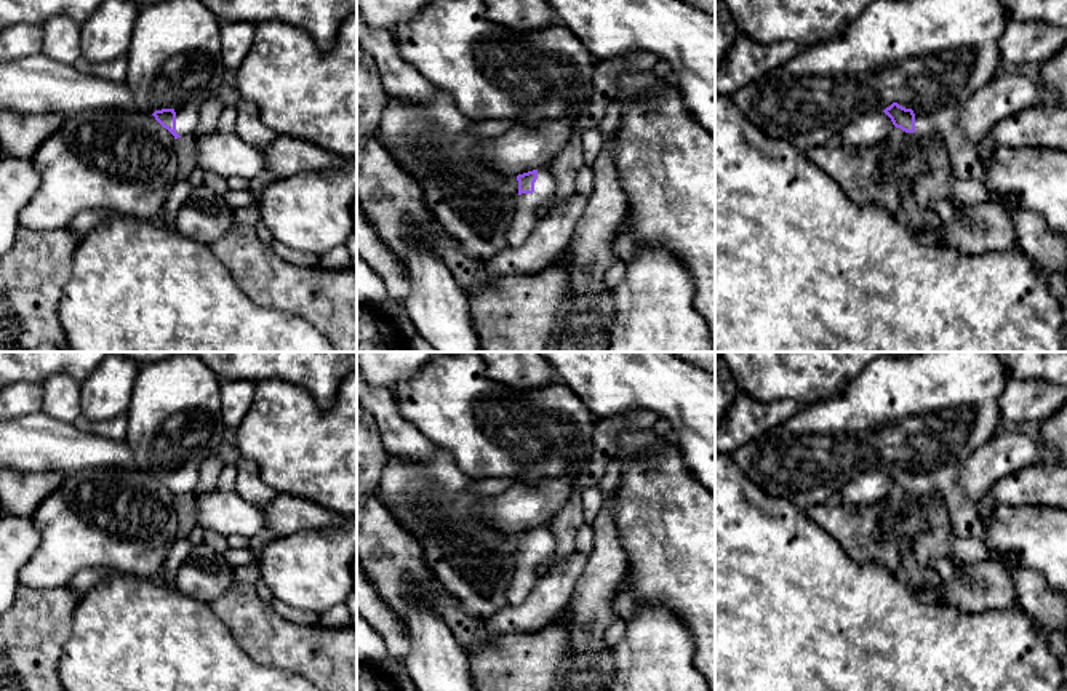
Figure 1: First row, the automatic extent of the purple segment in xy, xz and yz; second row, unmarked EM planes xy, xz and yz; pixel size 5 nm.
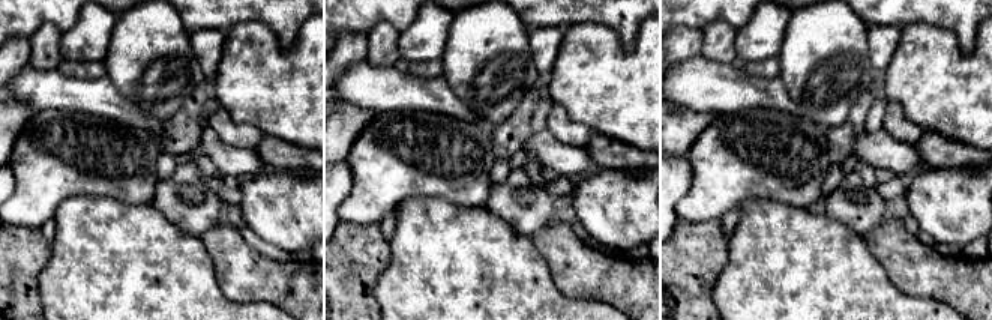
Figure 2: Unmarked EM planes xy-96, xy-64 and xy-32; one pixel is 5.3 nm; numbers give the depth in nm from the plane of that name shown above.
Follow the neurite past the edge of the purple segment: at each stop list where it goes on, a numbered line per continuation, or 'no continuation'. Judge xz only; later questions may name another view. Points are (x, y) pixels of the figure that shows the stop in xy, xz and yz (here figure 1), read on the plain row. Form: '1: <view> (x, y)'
1: xz (523, 579)

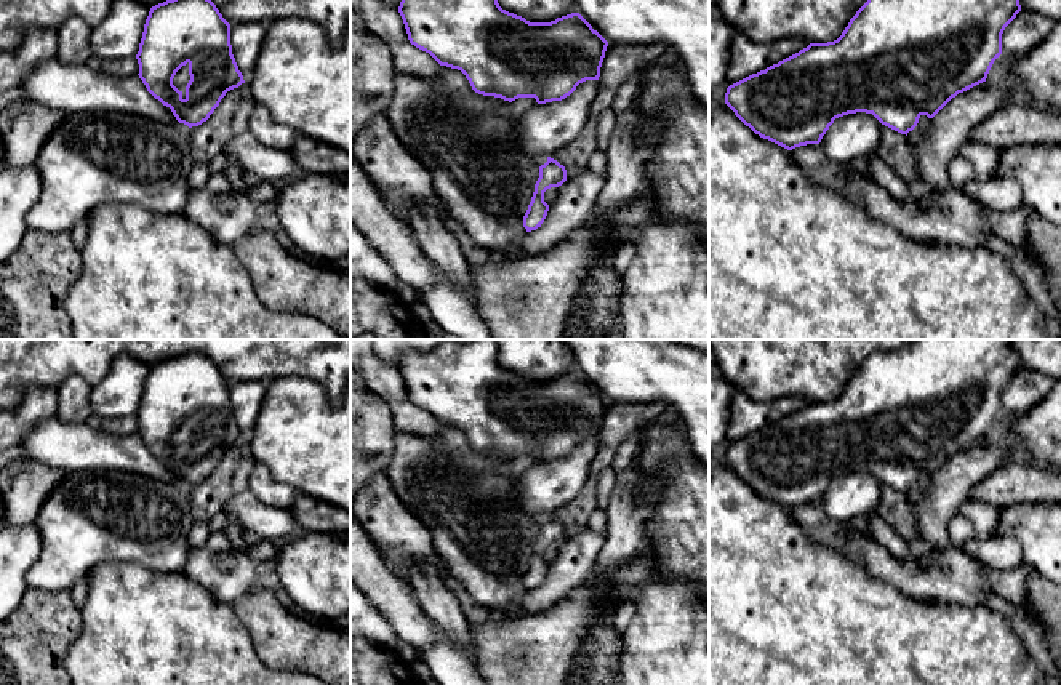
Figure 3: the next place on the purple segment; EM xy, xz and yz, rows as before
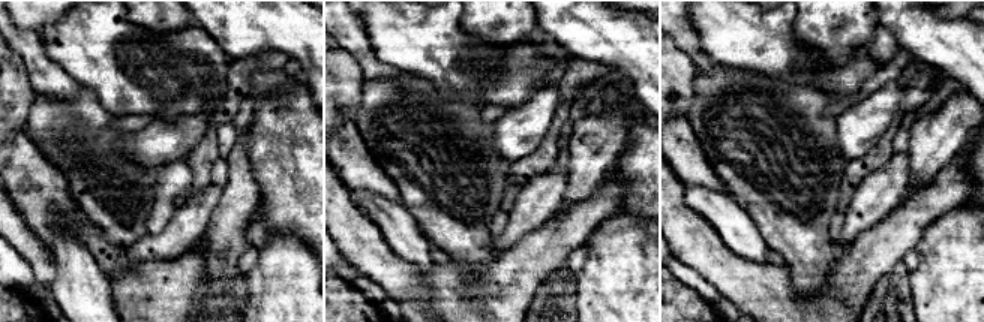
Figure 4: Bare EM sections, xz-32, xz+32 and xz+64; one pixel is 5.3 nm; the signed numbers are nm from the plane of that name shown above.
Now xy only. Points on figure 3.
1: xy (181, 437)

